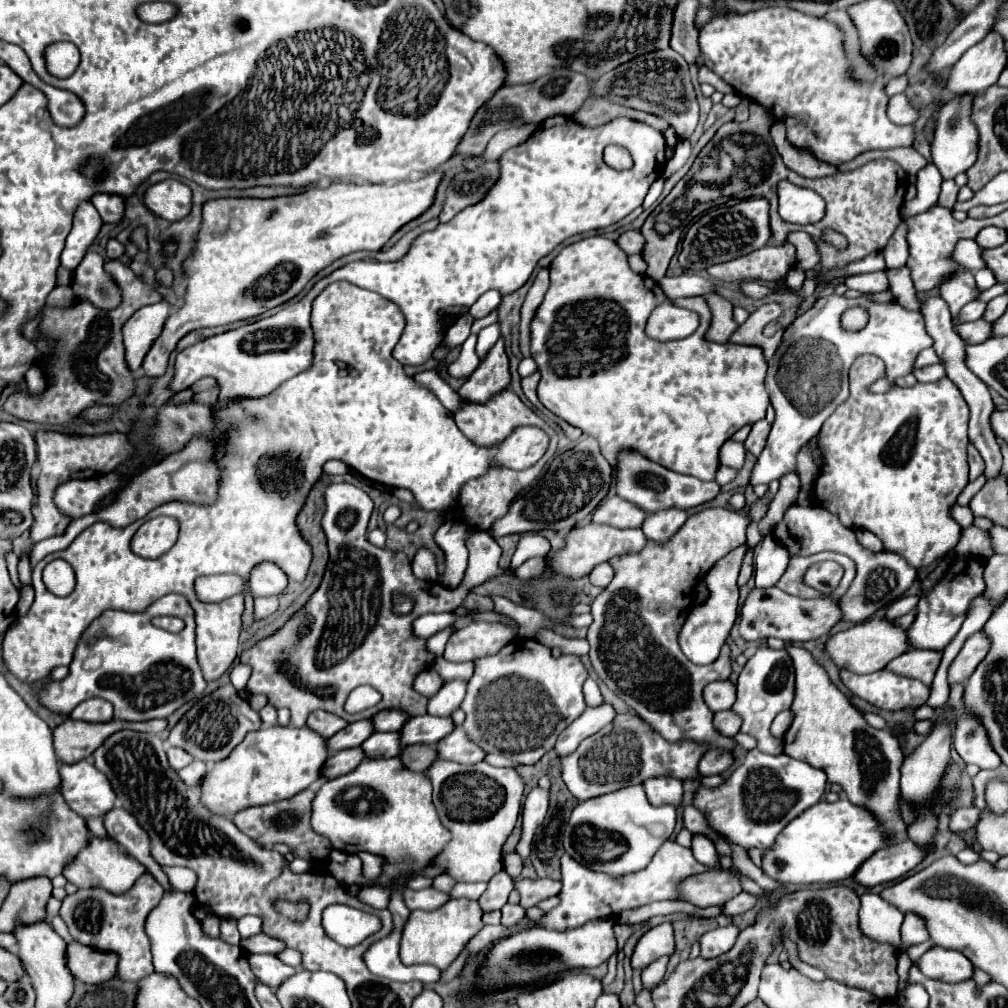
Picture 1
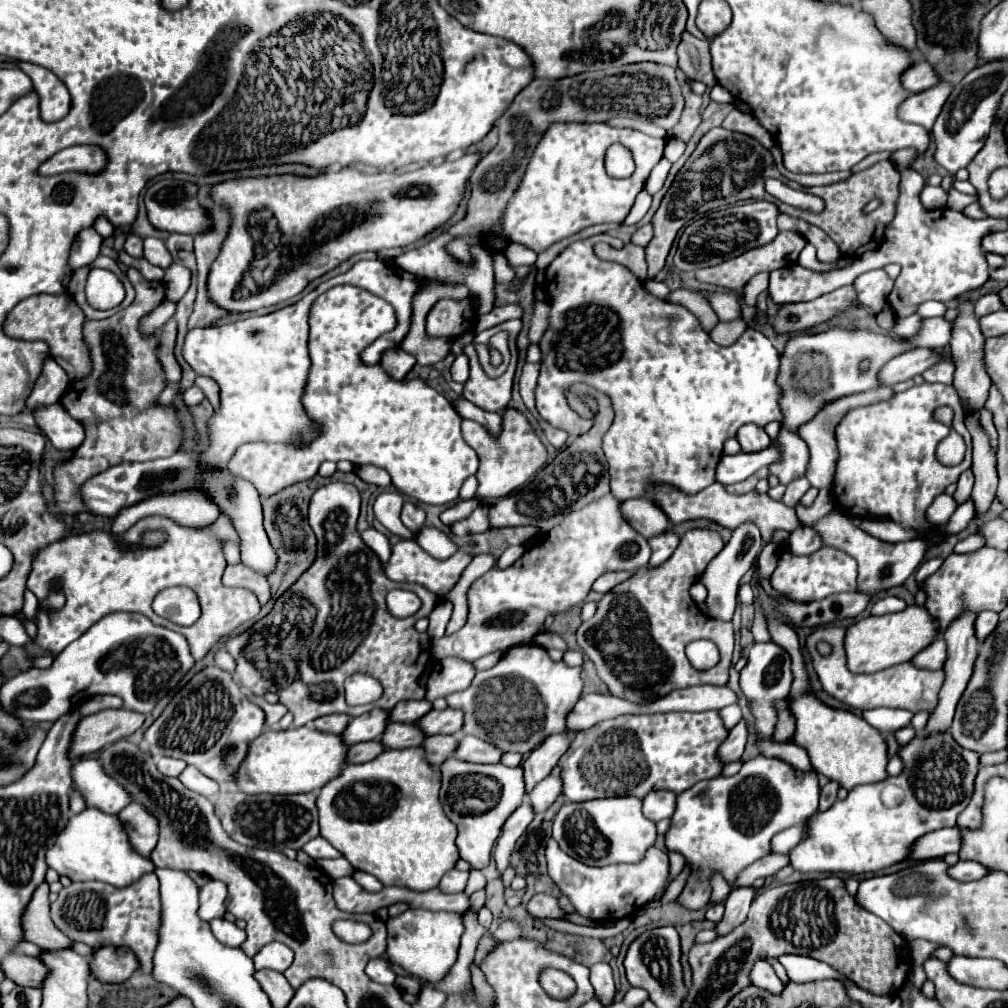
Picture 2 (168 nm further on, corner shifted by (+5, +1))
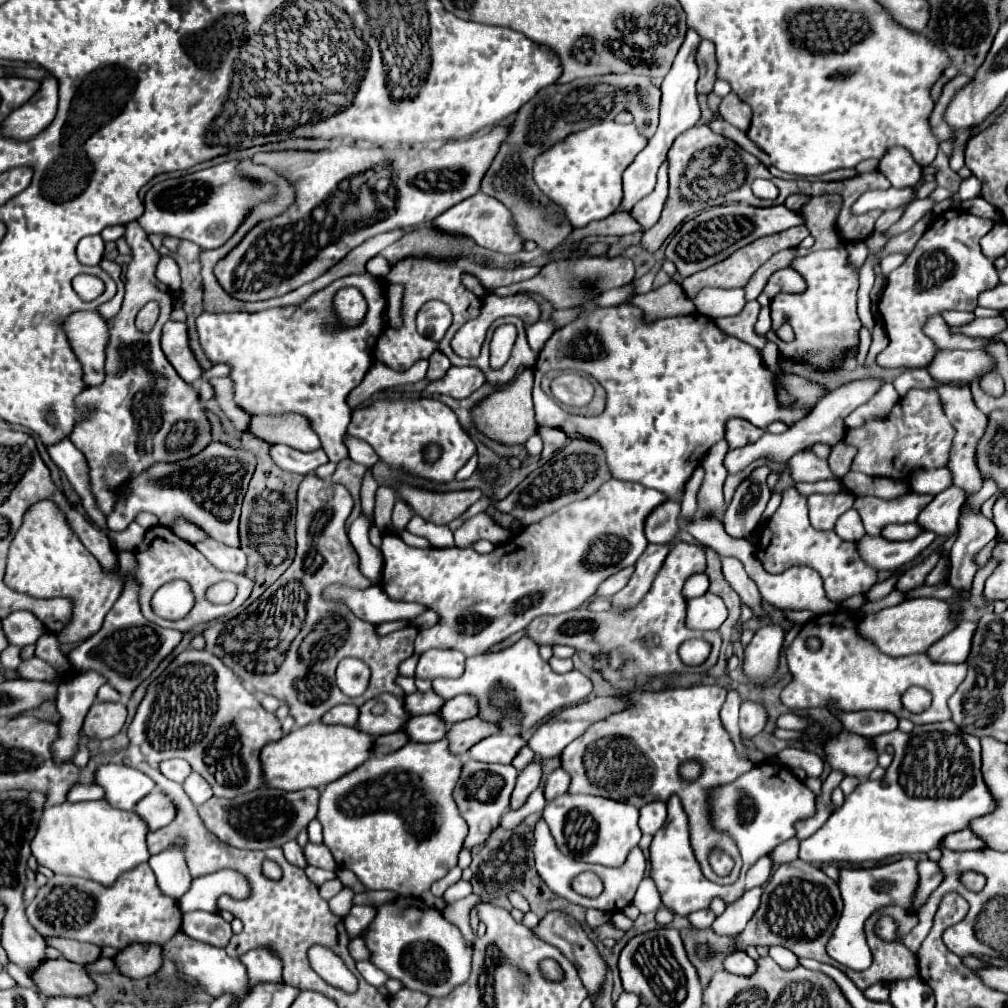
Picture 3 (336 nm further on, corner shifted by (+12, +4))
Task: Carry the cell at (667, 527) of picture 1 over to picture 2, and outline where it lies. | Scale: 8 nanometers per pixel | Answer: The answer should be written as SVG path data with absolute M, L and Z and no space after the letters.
M673 529L661 533L661 535L655 535L649 539L649 547L651 547L651 559L649 559L649 565L651 567L657 567L661 565L663 561L667 561L671 557L671 553L675 551L679 543L679 535L673 533Z

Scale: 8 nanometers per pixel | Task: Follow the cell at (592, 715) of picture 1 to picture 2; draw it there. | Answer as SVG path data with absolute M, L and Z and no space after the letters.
M565 729L557 735L547 737L535 751L531 751L531 755L527 757L527 761L523 763L523 773L525 773L525 785L527 791L531 787L535 787L541 779L545 779L551 769L557 765L559 757L567 751L567 747L573 743L577 731Z

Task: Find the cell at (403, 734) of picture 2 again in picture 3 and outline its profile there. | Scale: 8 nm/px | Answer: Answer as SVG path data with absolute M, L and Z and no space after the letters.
M424 714L412 716L404 728L412 742L436 742L448 734L448 724L440 718L440 714Z

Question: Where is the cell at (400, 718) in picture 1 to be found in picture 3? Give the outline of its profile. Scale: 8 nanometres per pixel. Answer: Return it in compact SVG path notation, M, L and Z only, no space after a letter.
M414 692L410 696L404 698L406 710L412 712L412 716L418 714L432 714L432 712L440 712L440 708L444 706L444 698L436 696L436 692Z

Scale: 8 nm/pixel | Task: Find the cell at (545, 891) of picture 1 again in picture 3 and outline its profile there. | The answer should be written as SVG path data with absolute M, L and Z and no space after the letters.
M548 912L548 916L544 916L540 920L540 924L536 928L532 928L532 932L540 940L544 940L544 942L556 946L558 950L562 950L562 954L576 966L576 970L580 974L580 980L582 980L584 988L588 990L590 998L596 998L600 994L600 988L602 988L604 976L606 976L606 962L600 956L600 952L594 946L594 942L584 934L584 930L580 928L580 924L572 916L568 916L564 912Z

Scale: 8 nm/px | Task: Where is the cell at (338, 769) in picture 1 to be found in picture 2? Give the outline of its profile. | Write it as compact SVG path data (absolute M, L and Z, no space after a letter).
M365 741L365 743L355 743L349 747L347 751L347 765L353 763L365 763L375 759L379 753L383 753L383 747L377 741Z

